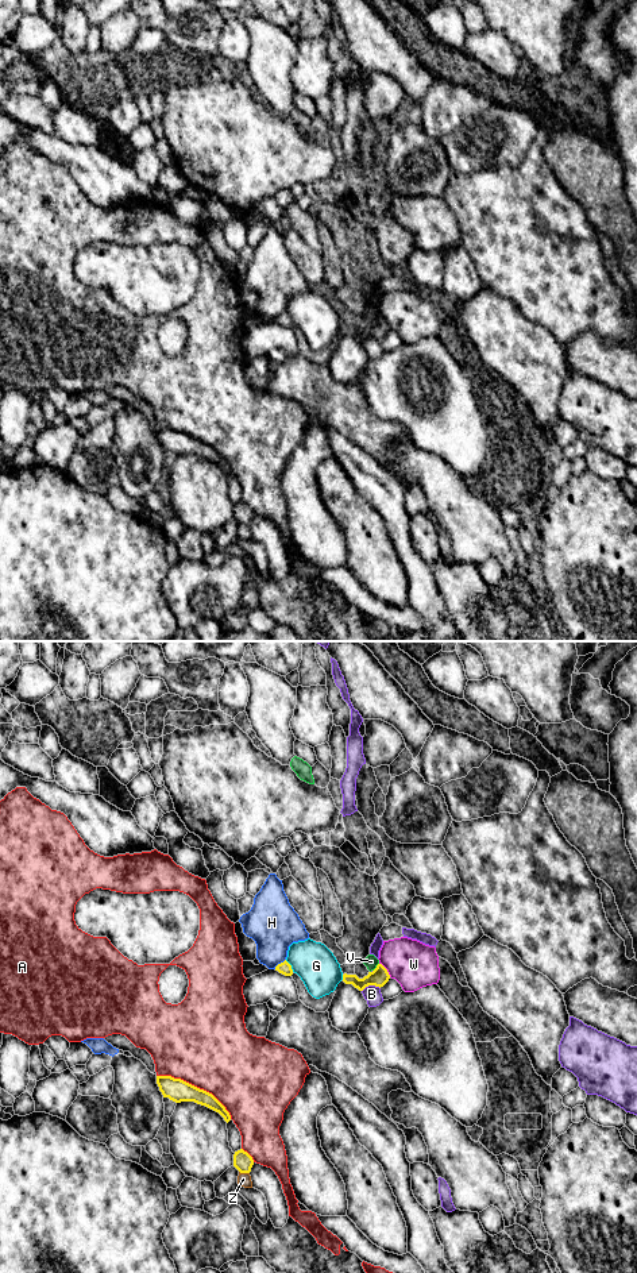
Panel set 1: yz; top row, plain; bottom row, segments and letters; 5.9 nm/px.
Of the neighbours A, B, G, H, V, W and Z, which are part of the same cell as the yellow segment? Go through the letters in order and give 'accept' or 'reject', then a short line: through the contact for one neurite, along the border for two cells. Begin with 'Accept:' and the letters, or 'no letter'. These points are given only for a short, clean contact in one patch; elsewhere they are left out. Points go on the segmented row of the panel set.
Accept: no letter
A: reject
B: reject | yz (379, 987), (367, 986), (362, 991)
G: reject
H: reject
V: reject | yz (378, 963), (373, 971)
W: reject
Z: reject

